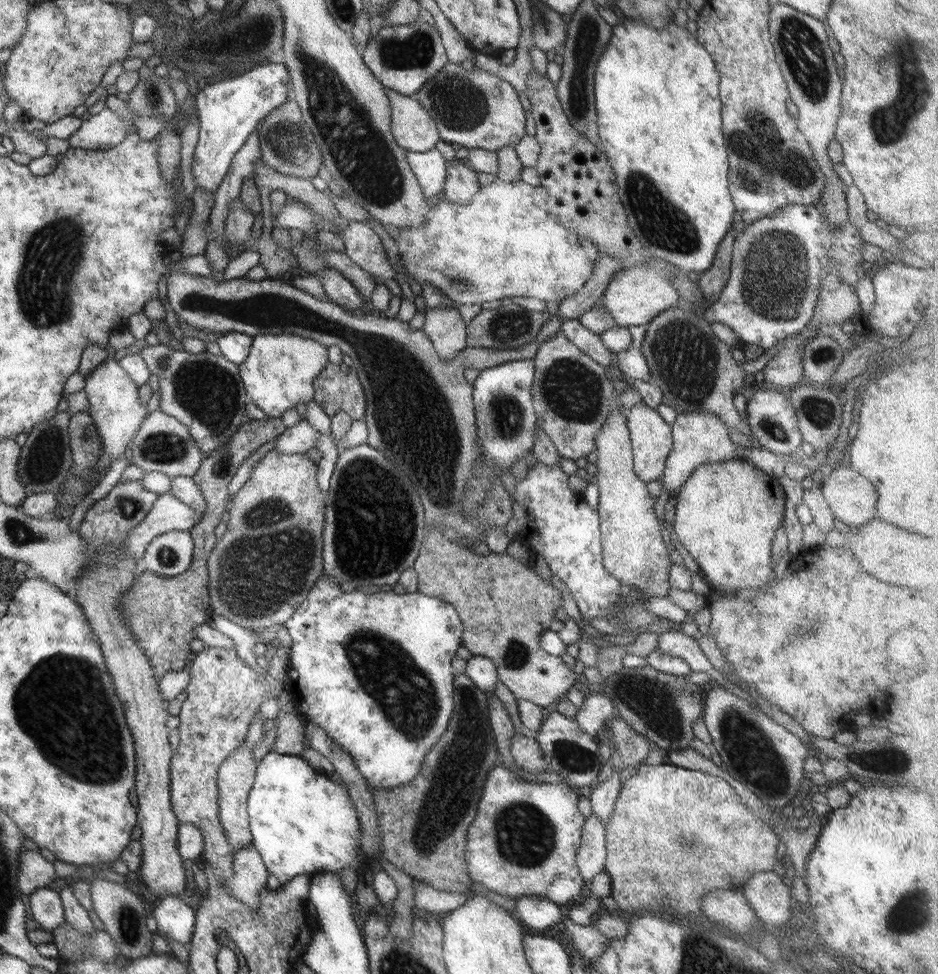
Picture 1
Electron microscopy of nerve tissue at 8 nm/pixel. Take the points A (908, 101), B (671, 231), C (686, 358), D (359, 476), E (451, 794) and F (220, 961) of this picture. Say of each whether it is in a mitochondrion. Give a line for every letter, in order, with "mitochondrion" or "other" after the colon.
A: mitochondrion
B: mitochondrion
C: mitochondrion
D: mitochondrion
E: mitochondrion
F: other

